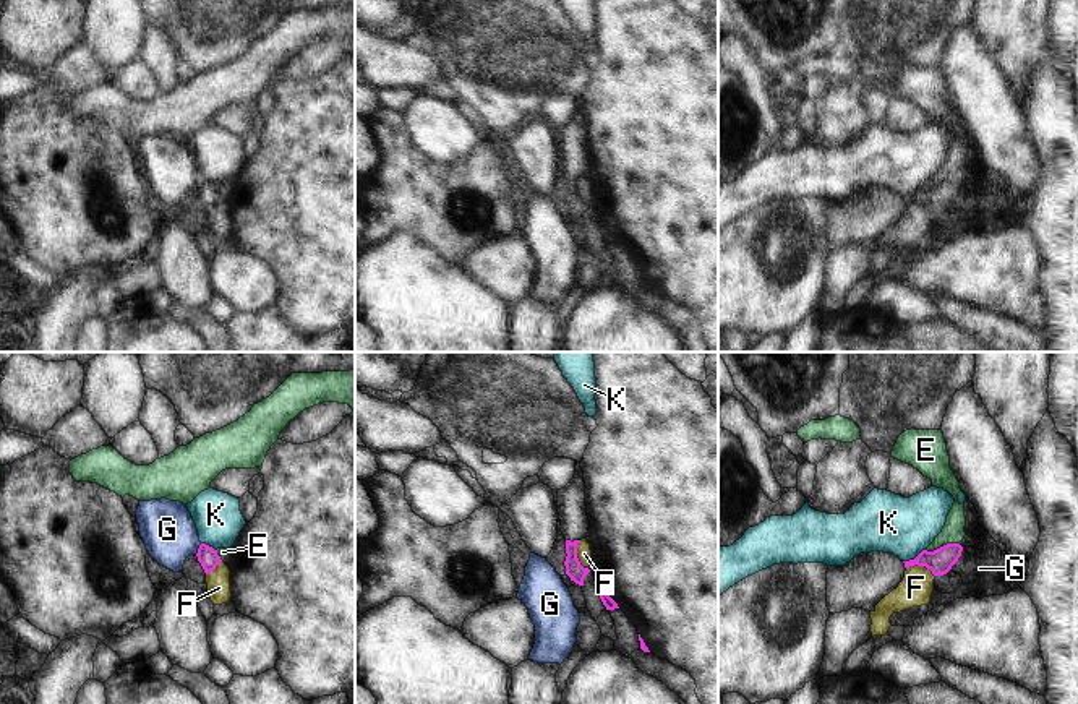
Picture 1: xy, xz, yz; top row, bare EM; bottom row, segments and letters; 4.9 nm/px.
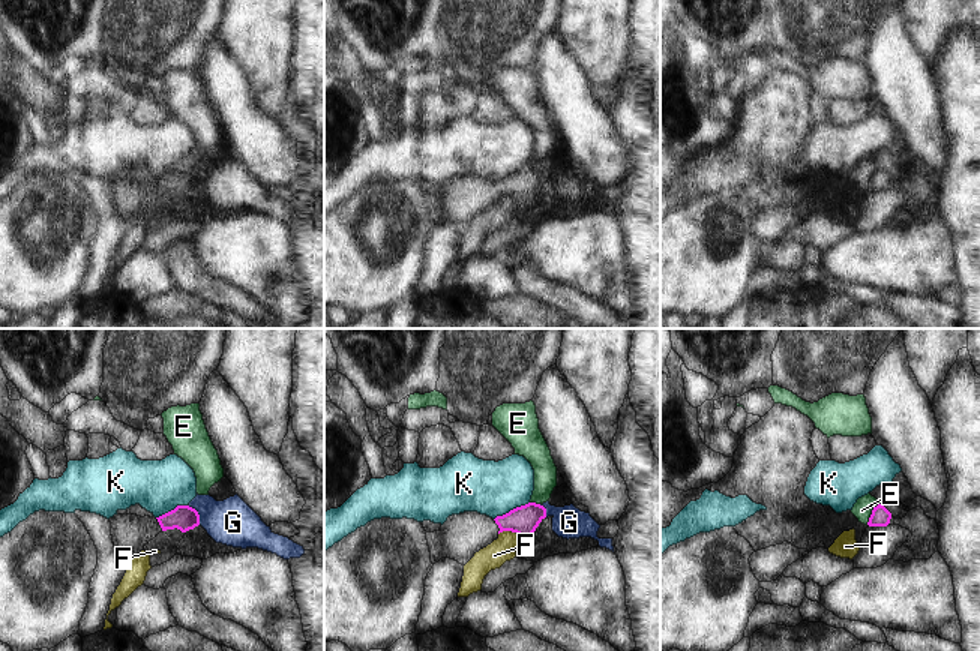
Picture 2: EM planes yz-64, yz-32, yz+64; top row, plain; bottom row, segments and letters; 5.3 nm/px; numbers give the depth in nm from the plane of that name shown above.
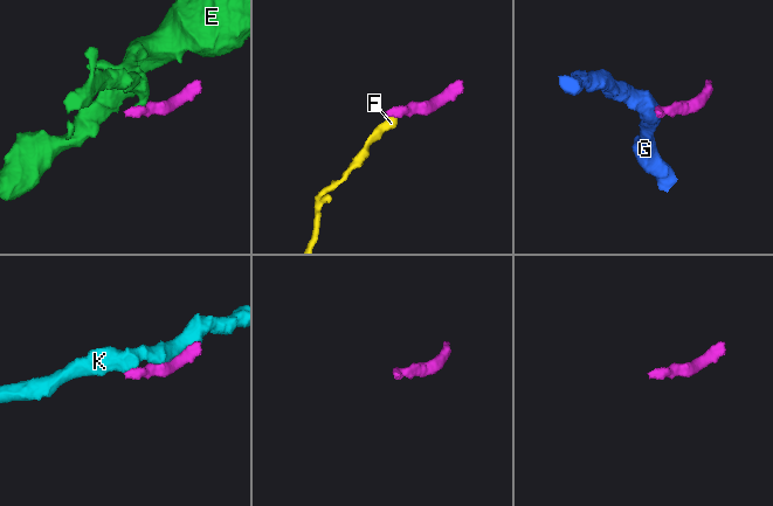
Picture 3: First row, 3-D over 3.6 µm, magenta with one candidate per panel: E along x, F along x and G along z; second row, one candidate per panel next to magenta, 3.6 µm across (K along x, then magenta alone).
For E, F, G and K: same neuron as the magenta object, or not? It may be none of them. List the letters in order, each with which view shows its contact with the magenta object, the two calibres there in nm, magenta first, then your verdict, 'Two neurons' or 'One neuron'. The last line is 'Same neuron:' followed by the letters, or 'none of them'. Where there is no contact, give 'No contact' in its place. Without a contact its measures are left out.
E: Touches magenta in yz. Thickness 120 nm (magenta) against 110 nm. Two neurons
F: Touches magenta in xz. Thickness 90 nm (magenta) against 80 nm. Two neurons
G: Touches magenta in xy. Thickness 100 nm (magenta) against 280 nm. Two neurons
K: Touches magenta in yz. Thickness 120 nm (magenta) against 300 nm. Two neurons
Same neuron: none of them

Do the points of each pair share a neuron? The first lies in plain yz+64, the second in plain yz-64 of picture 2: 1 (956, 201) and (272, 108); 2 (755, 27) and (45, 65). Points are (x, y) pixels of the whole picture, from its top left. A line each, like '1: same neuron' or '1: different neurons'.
1: different neurons
2: same neuron

